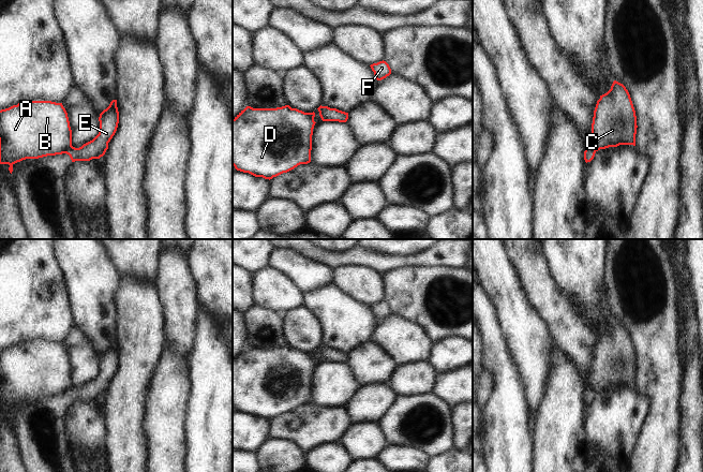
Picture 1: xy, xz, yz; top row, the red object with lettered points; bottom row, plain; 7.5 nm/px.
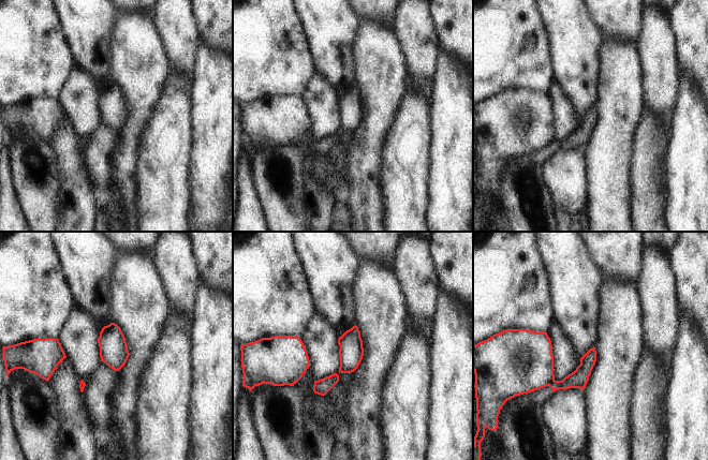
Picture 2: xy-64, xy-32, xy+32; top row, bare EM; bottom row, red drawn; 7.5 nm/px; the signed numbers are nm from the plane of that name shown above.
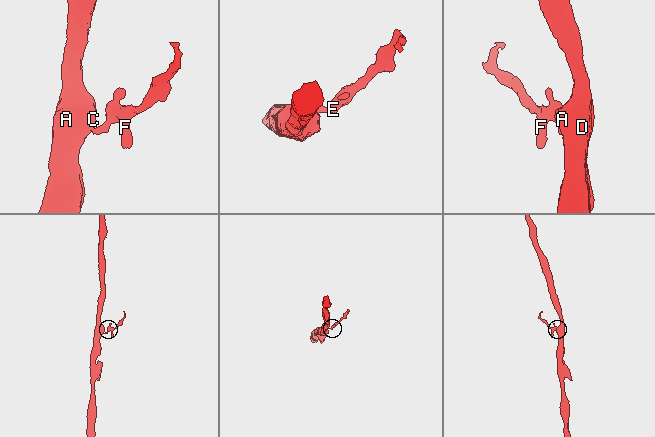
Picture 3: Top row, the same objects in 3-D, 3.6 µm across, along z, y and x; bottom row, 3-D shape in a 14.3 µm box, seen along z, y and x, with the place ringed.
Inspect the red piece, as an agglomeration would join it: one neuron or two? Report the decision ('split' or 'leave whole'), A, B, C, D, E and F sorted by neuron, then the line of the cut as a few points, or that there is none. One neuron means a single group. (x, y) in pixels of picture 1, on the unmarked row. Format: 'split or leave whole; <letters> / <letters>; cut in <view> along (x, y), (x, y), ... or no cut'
split; A B C D / E F; cut in yz along (587, 386), (595, 392)

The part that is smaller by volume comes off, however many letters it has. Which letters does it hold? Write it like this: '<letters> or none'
E, F

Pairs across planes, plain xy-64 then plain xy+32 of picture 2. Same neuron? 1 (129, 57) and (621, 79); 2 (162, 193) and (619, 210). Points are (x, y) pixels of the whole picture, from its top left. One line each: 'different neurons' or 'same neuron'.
1: same neuron
2: different neurons

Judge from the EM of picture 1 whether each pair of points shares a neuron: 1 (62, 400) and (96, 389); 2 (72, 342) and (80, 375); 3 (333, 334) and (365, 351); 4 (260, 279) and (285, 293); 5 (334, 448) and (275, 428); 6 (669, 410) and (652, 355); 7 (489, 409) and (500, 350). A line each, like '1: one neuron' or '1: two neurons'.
1: one neuron
2: one neuron
3: two neurons
4: one neuron
5: two neurons
6: one neuron
7: one neuron

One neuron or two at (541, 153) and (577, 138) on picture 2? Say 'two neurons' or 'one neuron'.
one neuron

